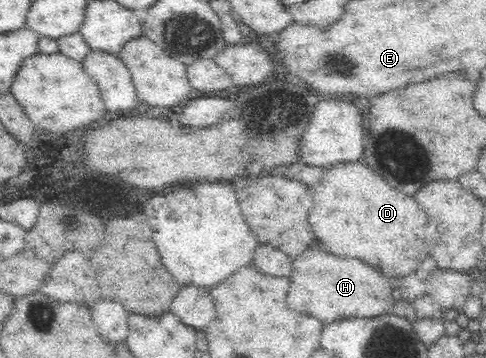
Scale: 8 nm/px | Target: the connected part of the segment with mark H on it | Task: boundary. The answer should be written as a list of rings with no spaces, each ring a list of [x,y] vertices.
[[[313,243],[293,259],[291,287],[287,295],[289,307],[299,313],[315,315],[327,323],[347,317],[375,317],[393,310],[395,300],[391,294],[391,279],[375,273],[359,259],[339,259],[321,247],[321,243]]]

